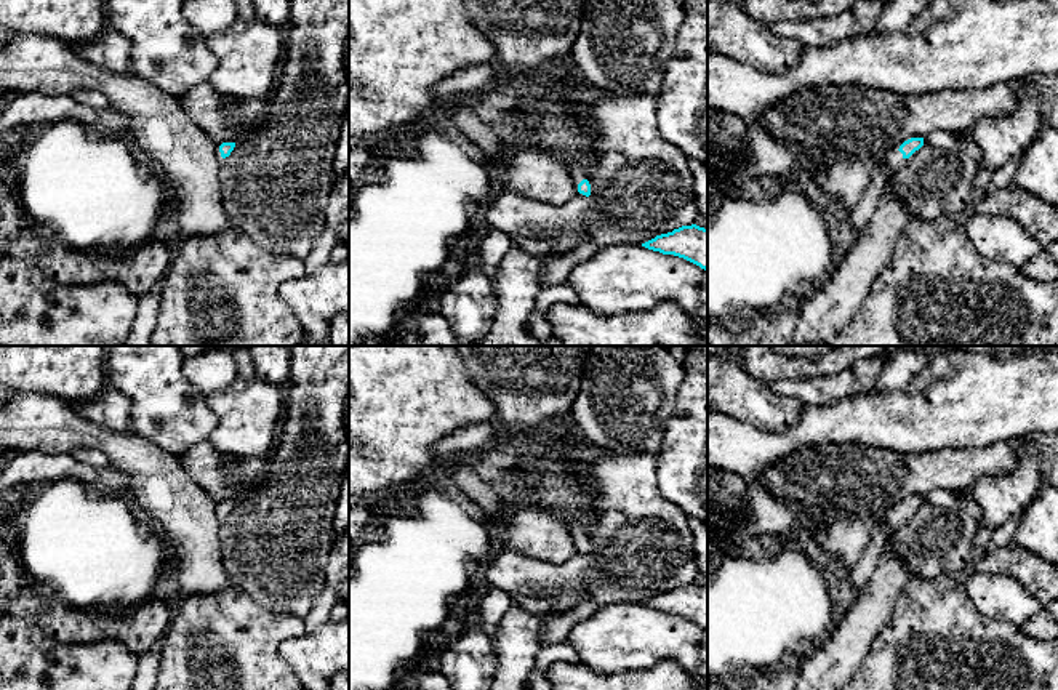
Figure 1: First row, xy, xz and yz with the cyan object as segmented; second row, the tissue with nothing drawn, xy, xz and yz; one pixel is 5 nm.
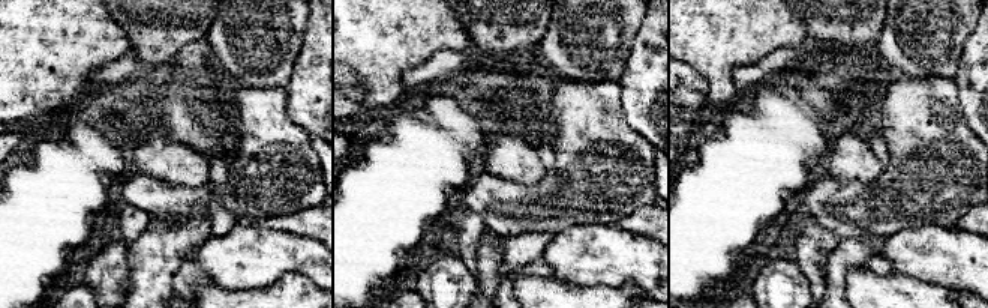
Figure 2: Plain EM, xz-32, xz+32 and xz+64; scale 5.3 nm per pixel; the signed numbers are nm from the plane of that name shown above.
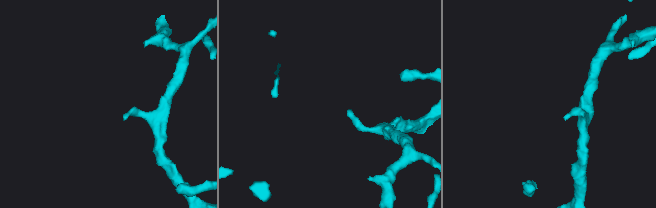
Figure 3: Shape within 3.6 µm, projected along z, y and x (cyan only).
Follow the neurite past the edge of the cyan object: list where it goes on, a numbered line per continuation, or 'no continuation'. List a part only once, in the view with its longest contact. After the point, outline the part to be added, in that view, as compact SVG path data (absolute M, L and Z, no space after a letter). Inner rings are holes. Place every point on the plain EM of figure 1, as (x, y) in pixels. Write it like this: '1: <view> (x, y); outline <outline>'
1: yz (860, 573); outline M896 507L887 512L885 517L880 519L879 527L872 533L868 546L864 548L863 554L856 565L847 573L852 584L861 591L868 580L871 578L884 549L885 536L890 530L898 527L903 520L903 512Z

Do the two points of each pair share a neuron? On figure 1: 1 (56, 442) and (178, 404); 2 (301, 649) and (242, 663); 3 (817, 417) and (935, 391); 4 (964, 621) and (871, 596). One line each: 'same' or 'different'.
1: different
2: different
3: same
4: different

